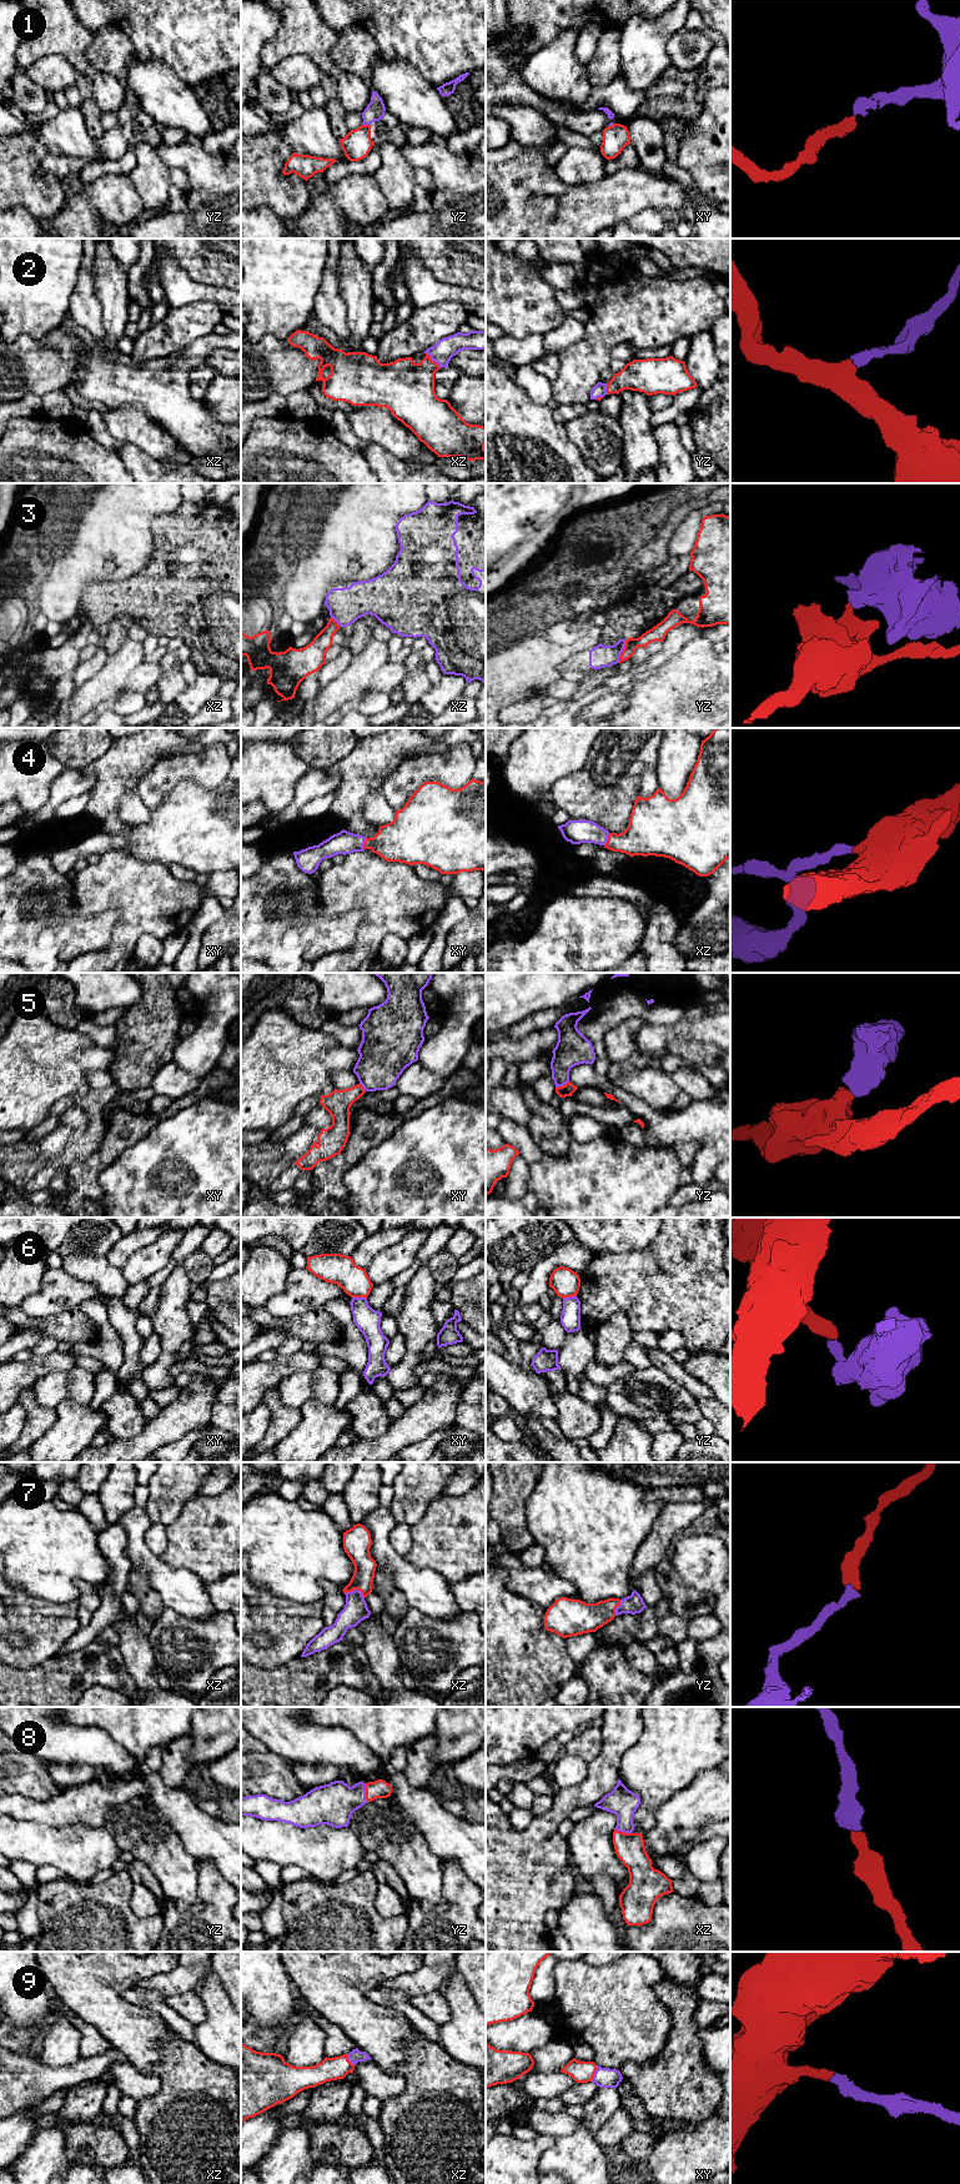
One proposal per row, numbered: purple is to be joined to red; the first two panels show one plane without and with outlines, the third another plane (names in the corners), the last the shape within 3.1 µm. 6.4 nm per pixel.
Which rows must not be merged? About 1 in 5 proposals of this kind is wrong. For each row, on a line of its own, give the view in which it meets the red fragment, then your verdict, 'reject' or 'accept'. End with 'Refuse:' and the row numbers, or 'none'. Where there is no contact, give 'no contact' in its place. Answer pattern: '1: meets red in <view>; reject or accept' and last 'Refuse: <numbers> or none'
1: meets red in yz; accept
2: meets red in xz; accept
3: meets red in yz; reject
4: meets red in xz; accept
5: meets red in yz; reject
6: meets red in xy; reject
7: meets red in xz; accept
8: meets red in yz; accept
9: meets red in xy; accept
Refuse: 3, 5, 6

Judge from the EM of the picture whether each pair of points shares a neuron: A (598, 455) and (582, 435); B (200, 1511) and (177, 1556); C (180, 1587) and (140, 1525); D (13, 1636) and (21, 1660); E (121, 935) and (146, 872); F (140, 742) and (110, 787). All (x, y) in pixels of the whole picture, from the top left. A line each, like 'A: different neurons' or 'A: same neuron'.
A: same neuron
B: same neuron
C: same neuron
D: different neurons
E: same neuron
F: same neuron

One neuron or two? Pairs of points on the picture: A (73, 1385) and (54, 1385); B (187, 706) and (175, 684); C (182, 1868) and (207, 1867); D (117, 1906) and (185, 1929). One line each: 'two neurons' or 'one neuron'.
A: one neuron
B: two neurons
C: two neurons
D: two neurons

